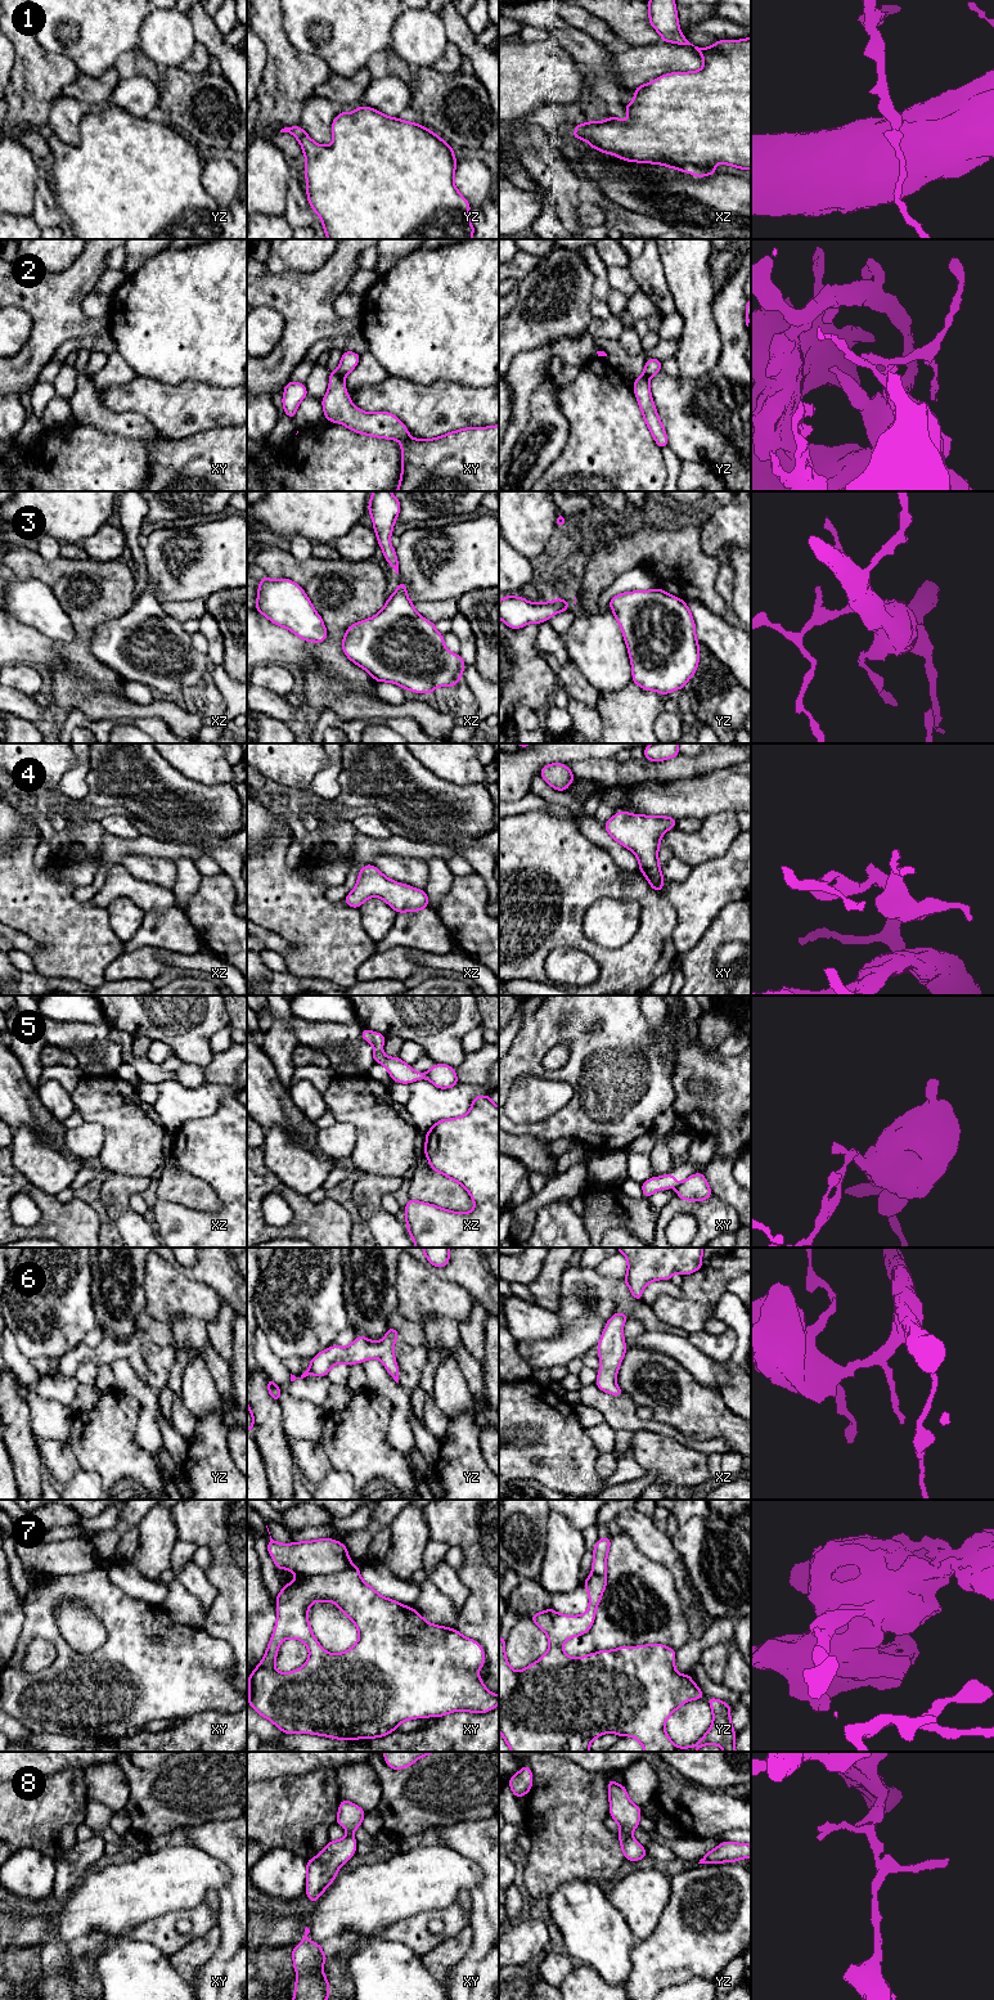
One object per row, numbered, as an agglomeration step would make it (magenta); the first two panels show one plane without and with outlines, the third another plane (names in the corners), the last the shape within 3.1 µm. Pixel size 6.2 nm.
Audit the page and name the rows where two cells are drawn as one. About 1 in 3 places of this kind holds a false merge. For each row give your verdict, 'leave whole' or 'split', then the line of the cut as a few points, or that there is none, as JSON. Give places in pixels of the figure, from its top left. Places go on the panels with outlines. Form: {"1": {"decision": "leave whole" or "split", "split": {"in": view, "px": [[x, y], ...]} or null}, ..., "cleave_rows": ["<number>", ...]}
{"1": {"decision": "leave whole", "split": null}, "2": {"decision": "leave whole", "split": null}, "3": {"decision": "leave whole", "split": null}, "4": {"decision": "leave whole", "split": null}, "5": {"decision": "split", "split": {"in": "xz", "px": [[424, 1074], [426, 1078]]}}, "6": {"decision": "leave whole", "split": null}, "7": {"decision": "split", "split": {"in": "xy", "px": [[352, 1564], [333, 1573], [297, 1577]]}}, "8": {"decision": "leave whole", "split": null}, "cleave_rows": ["5", "7"]}

